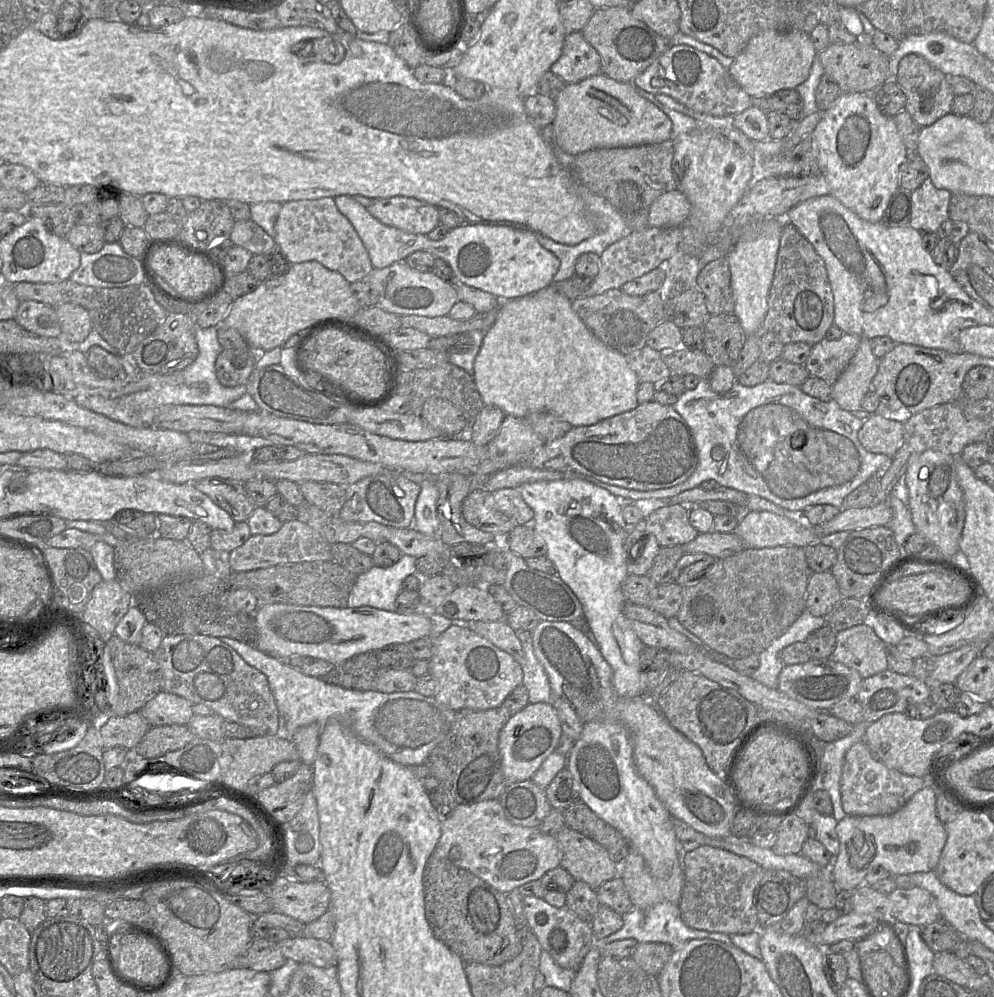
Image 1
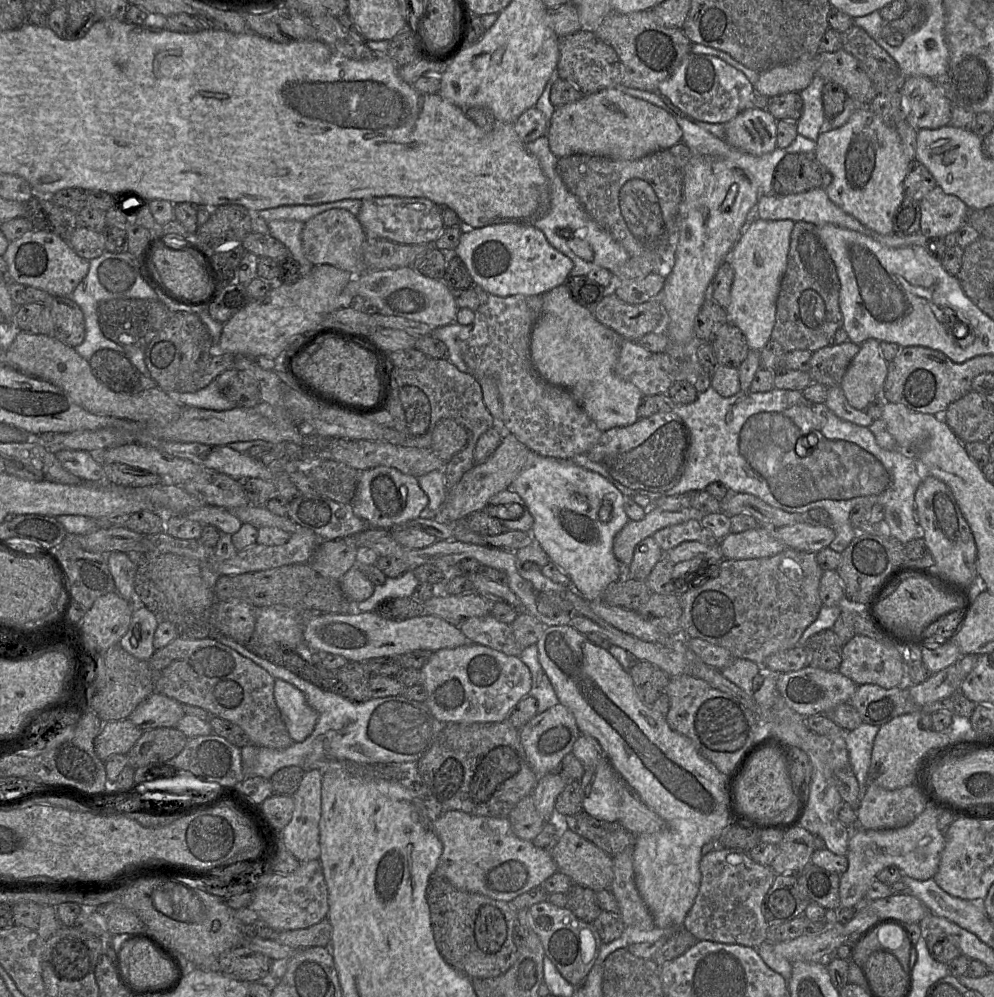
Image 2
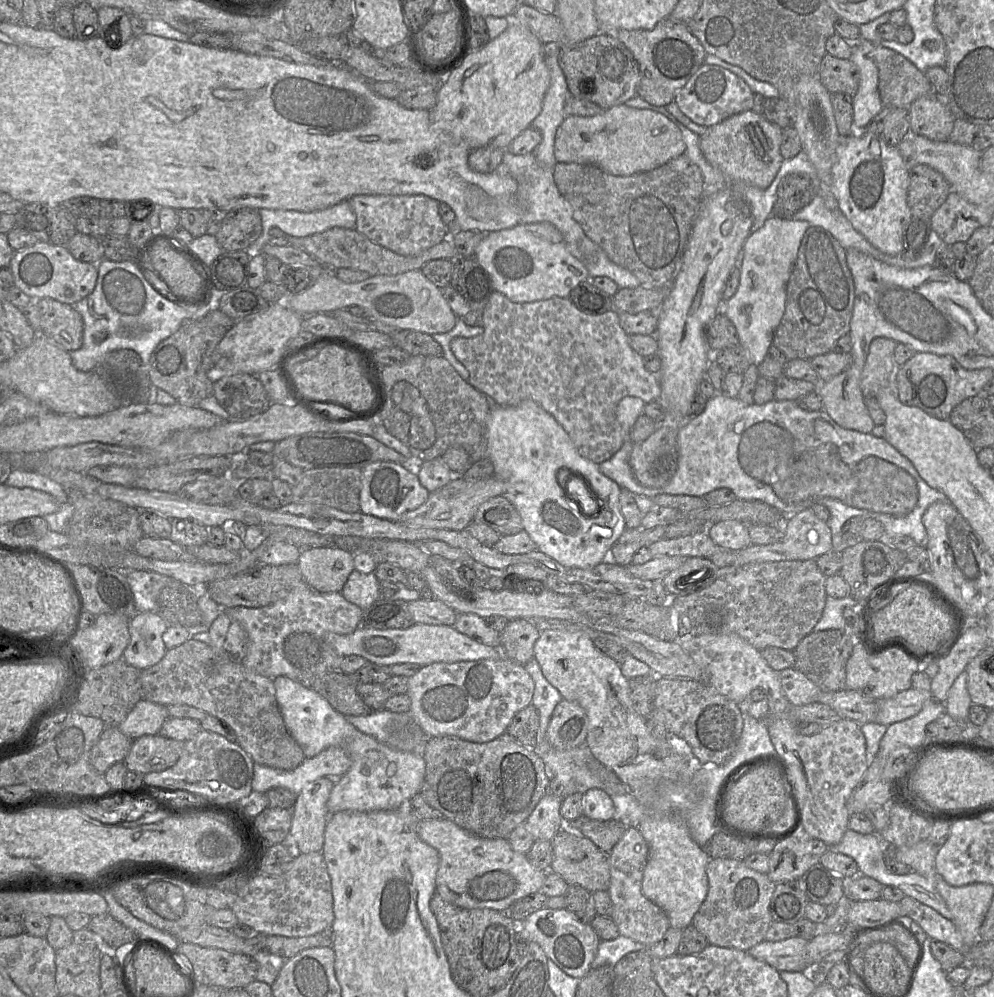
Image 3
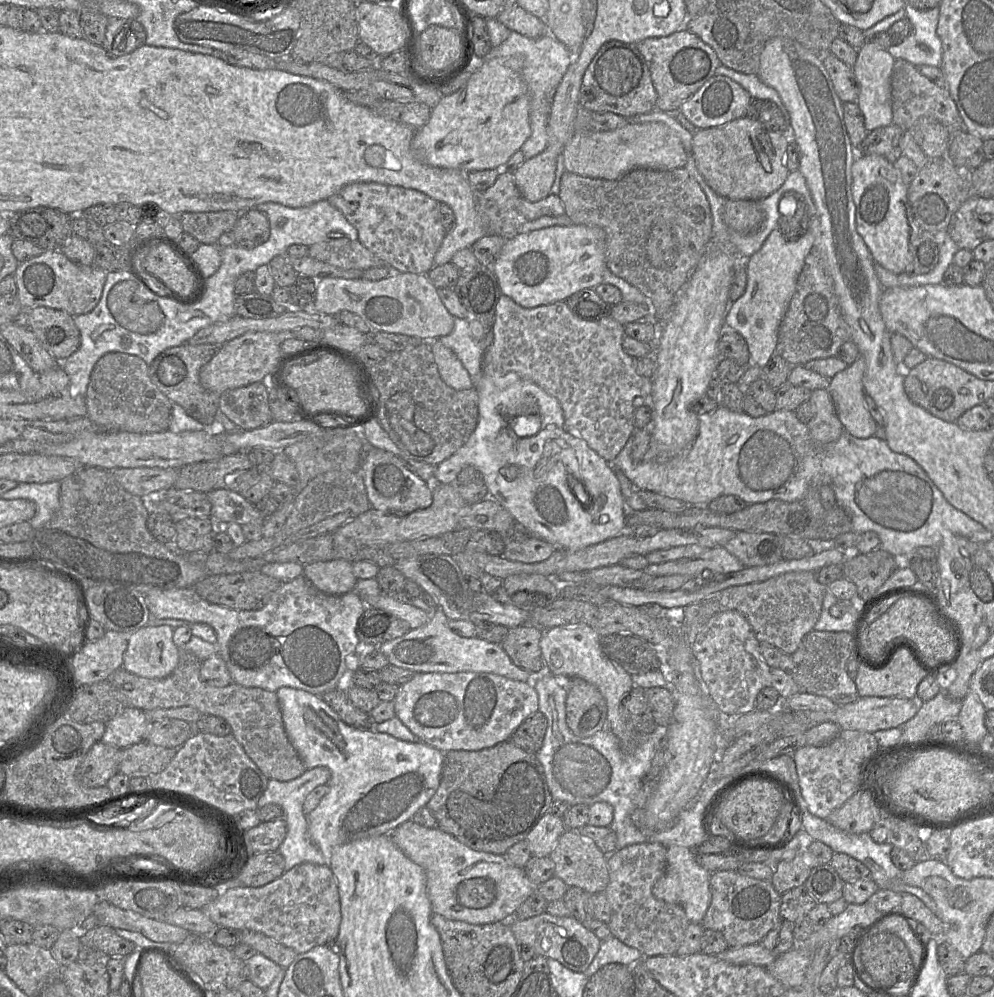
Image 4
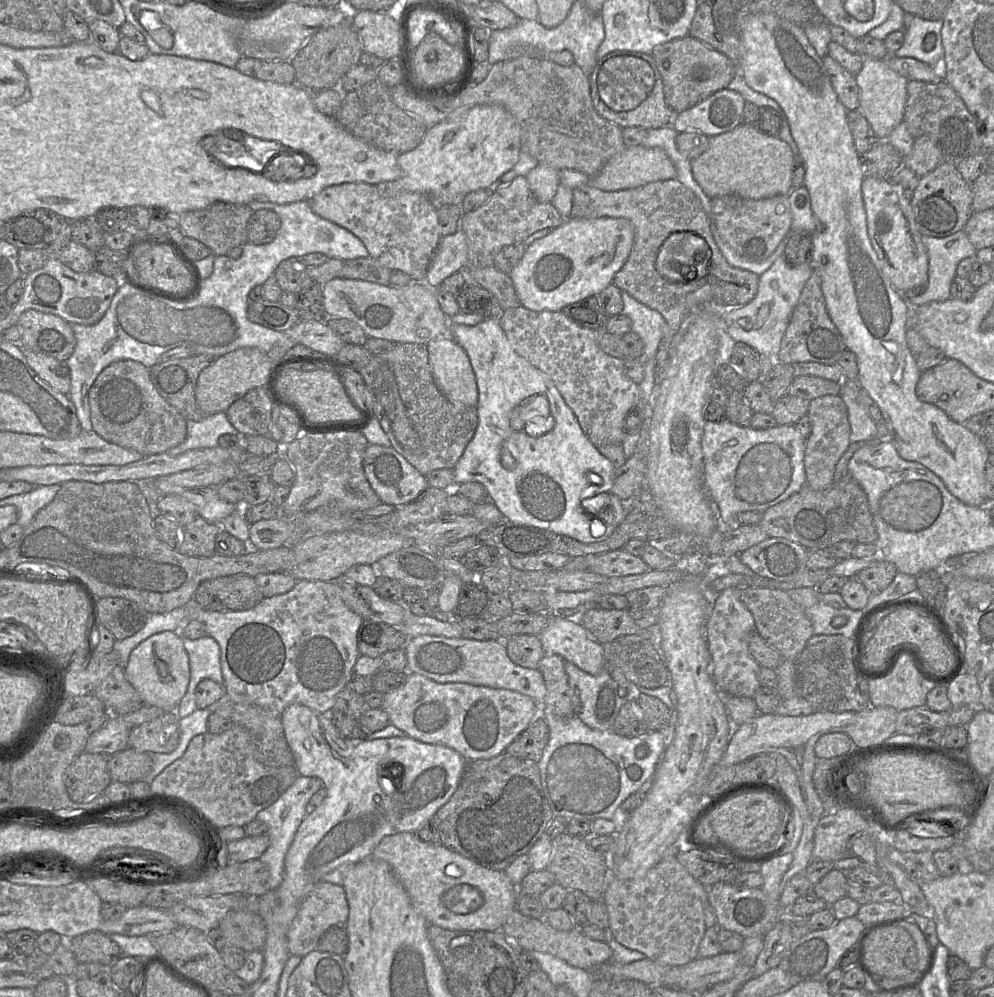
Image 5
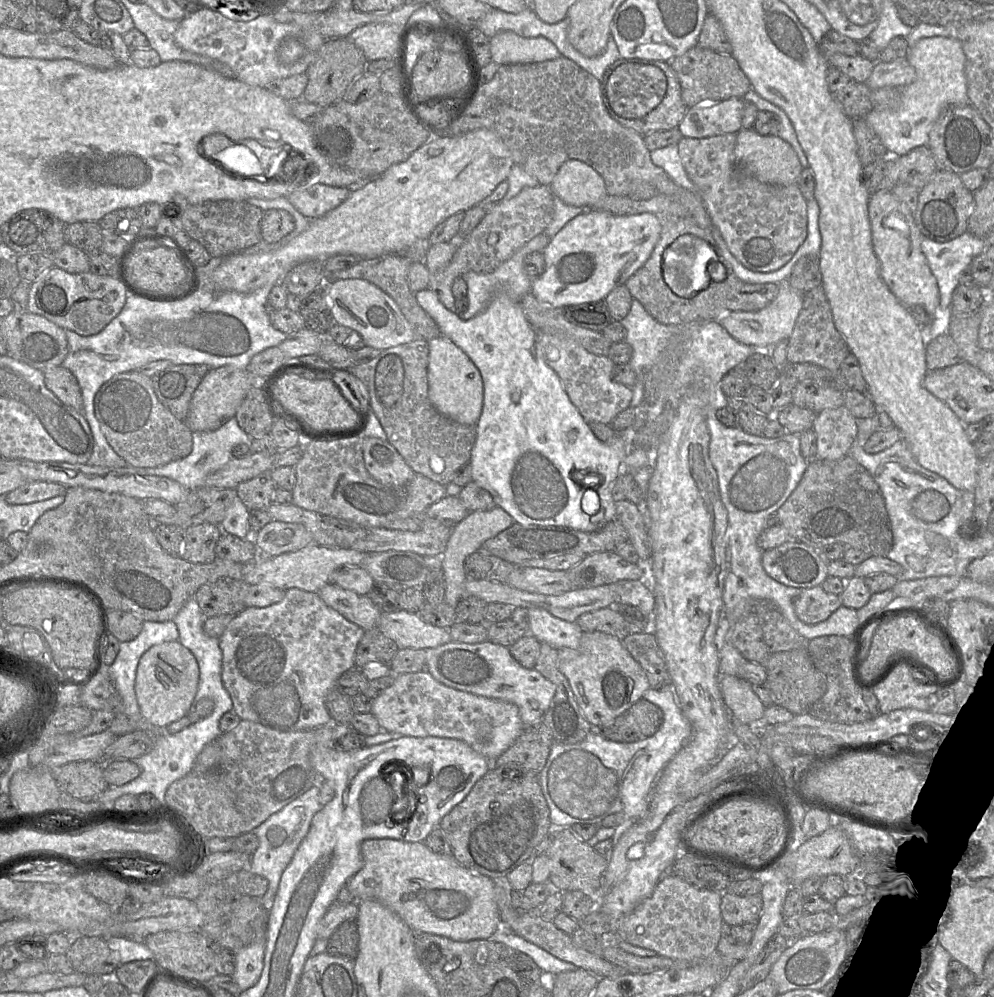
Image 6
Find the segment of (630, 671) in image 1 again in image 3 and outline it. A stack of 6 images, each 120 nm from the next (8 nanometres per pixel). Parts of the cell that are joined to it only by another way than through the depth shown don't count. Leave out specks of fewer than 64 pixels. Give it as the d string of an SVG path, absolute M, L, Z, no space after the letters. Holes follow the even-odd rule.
M525 400L516 406L493 408L486 428L486 457L493 464L494 476L504 482L504 496L517 509L523 530L530 535L537 549L564 566L582 569L594 567L609 558L611 548L627 528L620 510L621 488L601 472L599 464L578 453L567 432L549 412L533 400ZM558 474L564 475L564 481L579 476L597 501L597 513L587 511L581 501L568 497L564 485L561 487L558 483Z

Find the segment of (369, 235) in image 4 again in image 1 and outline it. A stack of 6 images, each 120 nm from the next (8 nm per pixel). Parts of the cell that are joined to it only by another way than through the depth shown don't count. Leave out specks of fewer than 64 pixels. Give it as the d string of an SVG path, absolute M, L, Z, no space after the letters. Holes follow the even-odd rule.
M412 197L372 199L366 209L383 224L413 234L427 235L440 223L437 207Z

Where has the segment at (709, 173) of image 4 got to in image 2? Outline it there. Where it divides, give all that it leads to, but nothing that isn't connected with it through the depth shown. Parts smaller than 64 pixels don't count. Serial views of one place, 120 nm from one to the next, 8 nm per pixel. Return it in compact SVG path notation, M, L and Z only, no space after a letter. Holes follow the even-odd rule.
M766 109L744 110L724 127L724 140L751 155L761 156L777 148L777 120Z

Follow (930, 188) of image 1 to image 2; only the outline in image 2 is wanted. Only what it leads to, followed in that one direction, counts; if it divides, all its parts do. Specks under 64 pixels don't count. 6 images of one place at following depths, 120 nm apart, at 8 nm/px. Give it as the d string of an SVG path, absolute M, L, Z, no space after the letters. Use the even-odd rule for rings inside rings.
M940 186L920 202L920 232L928 239L944 238L967 222L970 208L957 196L946 194Z

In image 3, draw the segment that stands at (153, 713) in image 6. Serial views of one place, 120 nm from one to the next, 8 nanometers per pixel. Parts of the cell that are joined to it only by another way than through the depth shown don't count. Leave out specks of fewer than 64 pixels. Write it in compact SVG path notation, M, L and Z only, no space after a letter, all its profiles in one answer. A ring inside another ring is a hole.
M138 612L130 619L130 639L122 659L139 670L157 664L167 651L162 636L168 626L156 612Z

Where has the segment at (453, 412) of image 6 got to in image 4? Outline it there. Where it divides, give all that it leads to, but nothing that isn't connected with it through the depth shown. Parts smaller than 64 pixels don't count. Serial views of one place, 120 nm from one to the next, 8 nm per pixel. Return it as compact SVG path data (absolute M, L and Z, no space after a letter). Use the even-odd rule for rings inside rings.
M425 341L434 355L441 379L455 390L473 387L470 375L457 355L440 341Z

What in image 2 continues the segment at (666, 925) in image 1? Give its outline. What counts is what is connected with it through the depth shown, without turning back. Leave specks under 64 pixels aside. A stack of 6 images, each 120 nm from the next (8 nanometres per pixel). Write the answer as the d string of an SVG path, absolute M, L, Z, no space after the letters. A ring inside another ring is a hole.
M626 926L622 935L609 942L601 944L597 963L603 964L608 955L617 949L627 948L634 943L654 942L663 937L671 937L679 929L662 929L655 927L652 930L644 931L634 926Z

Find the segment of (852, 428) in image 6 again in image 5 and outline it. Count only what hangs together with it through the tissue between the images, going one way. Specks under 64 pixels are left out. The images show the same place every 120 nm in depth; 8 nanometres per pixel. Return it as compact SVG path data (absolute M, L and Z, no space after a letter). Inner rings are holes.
M826 395L810 401L808 416L812 431L806 440L804 456L806 484L823 490L833 483L836 465L851 443L848 409L840 395Z

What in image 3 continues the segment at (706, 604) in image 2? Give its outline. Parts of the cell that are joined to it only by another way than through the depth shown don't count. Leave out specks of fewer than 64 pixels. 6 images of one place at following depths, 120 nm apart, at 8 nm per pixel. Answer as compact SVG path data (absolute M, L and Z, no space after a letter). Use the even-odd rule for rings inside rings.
M813 559L753 562L739 566L734 573L717 578L706 588L674 597L669 604L677 615L681 641L684 640L683 636L737 634L759 651L767 647L793 651L805 636L812 633L822 616L827 599L826 578Z

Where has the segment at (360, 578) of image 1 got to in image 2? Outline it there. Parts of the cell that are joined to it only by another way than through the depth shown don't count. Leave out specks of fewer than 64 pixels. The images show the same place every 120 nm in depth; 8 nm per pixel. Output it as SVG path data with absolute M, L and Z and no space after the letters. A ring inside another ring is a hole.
M408 569L397 578L388 578L382 585L374 587L373 594L362 602L355 603L360 612L373 611L375 606L387 598L411 597L411 594L419 581L416 579L413 569Z

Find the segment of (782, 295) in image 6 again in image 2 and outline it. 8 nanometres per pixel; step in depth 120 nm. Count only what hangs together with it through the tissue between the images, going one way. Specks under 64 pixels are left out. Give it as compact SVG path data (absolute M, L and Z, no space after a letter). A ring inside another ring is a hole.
M758 219L747 224L727 262L734 270L728 320L741 330L750 350L761 351L771 339L782 278L787 268L790 236L794 221Z

